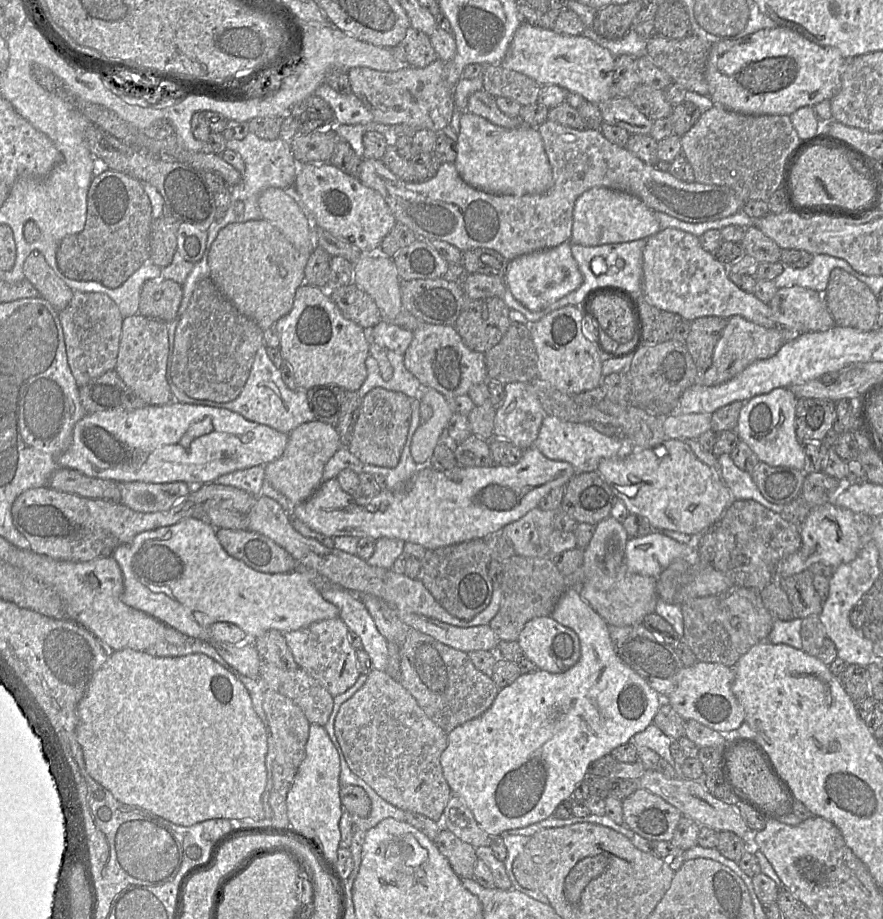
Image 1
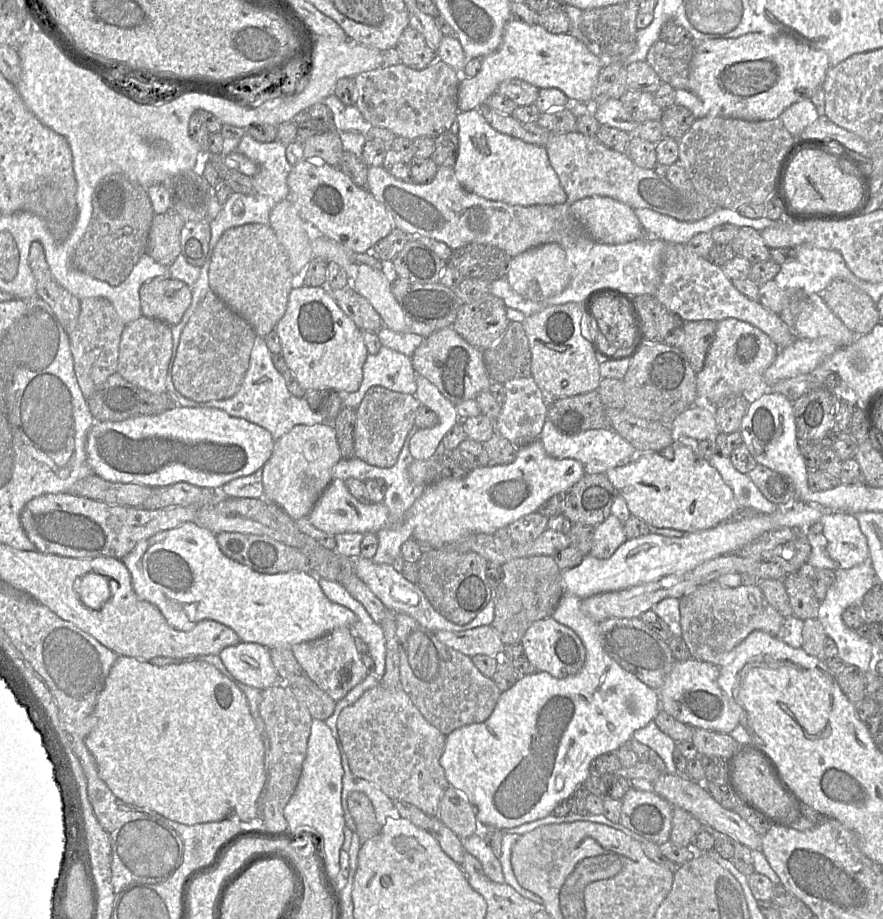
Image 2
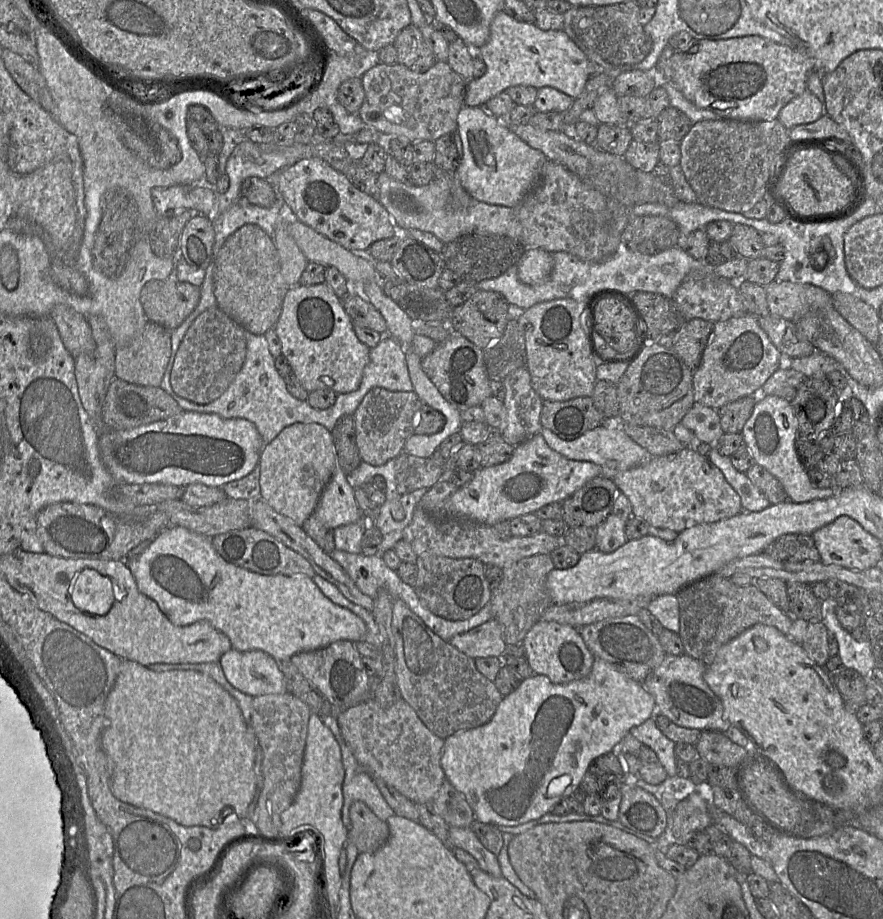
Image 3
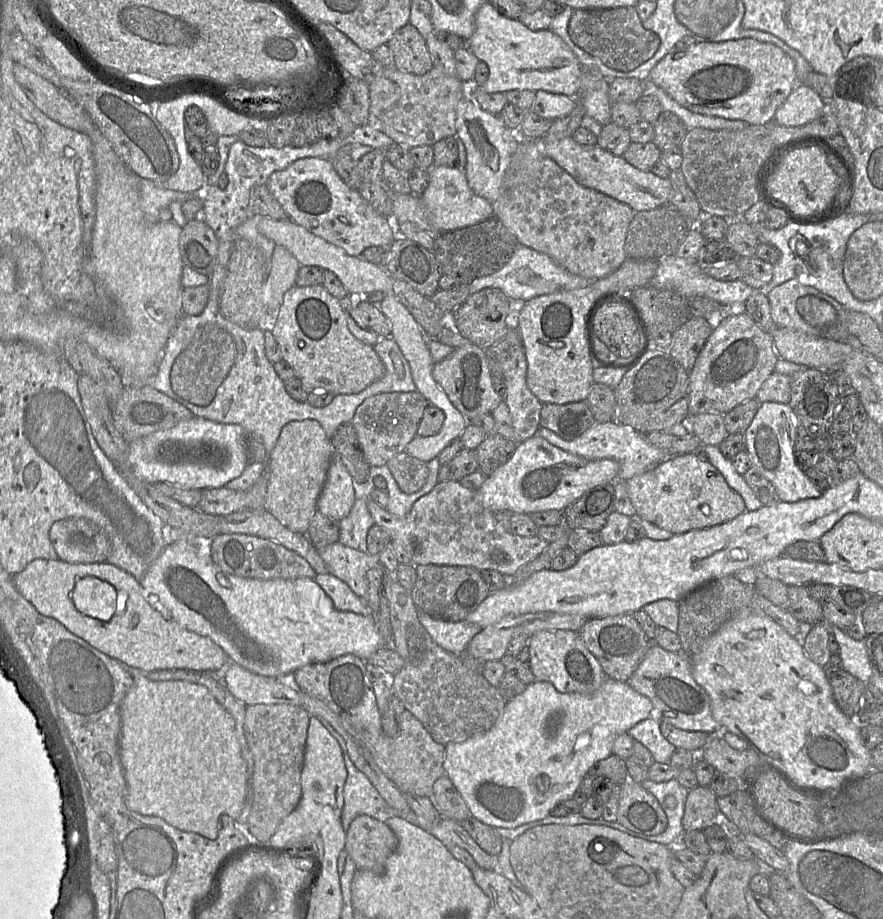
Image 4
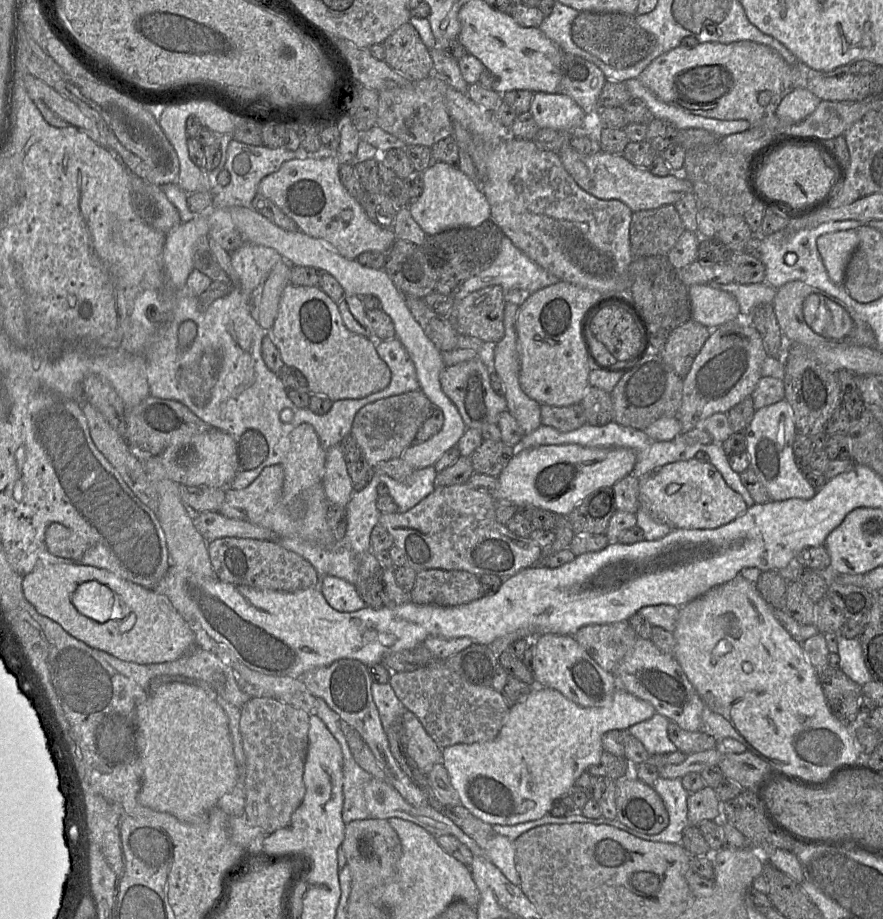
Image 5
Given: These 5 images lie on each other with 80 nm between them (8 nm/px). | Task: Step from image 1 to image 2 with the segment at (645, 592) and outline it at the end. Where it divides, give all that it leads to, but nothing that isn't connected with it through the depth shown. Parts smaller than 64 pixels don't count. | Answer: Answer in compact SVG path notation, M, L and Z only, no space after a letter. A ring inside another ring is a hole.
M610 514L595 527L589 554L598 559L608 559L626 540L623 523L616 516Z

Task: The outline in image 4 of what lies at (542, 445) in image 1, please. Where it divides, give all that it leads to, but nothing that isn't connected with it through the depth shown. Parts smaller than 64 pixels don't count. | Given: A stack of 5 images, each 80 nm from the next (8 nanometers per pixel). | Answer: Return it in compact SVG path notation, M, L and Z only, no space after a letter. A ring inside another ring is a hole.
M617 421L594 423L580 436L572 440L564 440L547 428L539 427L536 435L541 436L553 446L585 459L611 459L619 463L620 469L616 480L626 481L636 475L652 469L657 464L665 462L676 455L670 455L664 450L649 443L644 434L624 426Z

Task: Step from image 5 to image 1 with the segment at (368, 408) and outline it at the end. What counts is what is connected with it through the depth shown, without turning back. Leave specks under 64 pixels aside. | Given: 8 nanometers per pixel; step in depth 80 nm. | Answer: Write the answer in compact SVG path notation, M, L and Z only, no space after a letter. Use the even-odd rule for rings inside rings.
M382 388L370 390L363 398L359 416L347 449L361 462L395 468L401 458L412 418L412 399Z

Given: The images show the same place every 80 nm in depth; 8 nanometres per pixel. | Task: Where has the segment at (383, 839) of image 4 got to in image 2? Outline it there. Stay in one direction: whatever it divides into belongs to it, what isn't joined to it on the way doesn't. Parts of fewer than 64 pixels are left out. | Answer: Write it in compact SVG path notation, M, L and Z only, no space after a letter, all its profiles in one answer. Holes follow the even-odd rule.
M354 791L348 796L348 809L356 824L356 833L362 842L378 835L382 826L377 822L374 807L368 796Z

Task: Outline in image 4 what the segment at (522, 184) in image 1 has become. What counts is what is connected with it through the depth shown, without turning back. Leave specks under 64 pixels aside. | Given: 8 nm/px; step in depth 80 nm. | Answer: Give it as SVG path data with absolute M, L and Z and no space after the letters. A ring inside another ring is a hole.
M469 95L462 98L457 105L456 129L466 148L464 172L468 185L475 194L492 204L503 192L512 158L521 139L517 131L508 129L498 115L483 110Z

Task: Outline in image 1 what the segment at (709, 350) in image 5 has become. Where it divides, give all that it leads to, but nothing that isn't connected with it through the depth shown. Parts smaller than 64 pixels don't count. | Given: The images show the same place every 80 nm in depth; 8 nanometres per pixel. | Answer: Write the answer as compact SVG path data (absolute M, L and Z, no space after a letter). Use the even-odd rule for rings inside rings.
M732 316L728 319L715 346L712 364L707 370L699 374L699 382L705 386L723 384L737 376L753 362L773 357L787 341L798 335L800 334L789 333L778 326L766 328L741 316Z

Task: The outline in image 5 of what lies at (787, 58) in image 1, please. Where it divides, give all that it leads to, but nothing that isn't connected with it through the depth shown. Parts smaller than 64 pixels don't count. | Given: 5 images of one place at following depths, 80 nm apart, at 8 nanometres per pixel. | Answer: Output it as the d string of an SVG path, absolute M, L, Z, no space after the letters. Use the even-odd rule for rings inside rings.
M737 41L732 43L706 42L699 43L696 47L678 46L654 59L638 76L638 80L647 87L660 100L685 109L692 114L721 120L747 120L751 125L760 122L765 117L773 115L782 98L792 89L790 65L774 49L753 41Z

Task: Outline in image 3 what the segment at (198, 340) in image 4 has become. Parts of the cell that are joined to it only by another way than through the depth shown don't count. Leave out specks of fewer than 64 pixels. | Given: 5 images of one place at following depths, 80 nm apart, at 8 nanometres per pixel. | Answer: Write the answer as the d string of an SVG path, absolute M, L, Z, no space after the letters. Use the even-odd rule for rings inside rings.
M217 306L206 309L188 328L172 365L170 383L179 396L198 404L220 397L234 380L245 361L246 330Z

